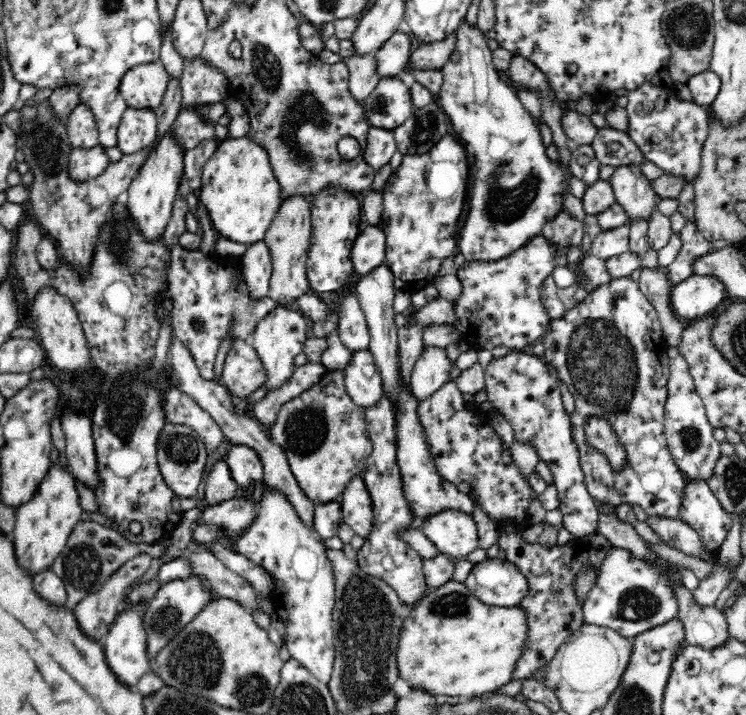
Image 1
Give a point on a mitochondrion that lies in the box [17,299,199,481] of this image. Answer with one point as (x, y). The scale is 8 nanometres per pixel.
(132, 403)

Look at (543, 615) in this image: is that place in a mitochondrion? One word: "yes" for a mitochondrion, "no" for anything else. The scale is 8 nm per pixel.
no

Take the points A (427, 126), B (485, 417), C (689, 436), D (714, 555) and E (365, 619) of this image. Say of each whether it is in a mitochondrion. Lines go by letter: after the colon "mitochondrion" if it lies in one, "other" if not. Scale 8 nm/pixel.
A: mitochondrion
B: other
C: mitochondrion
D: other
E: mitochondrion

